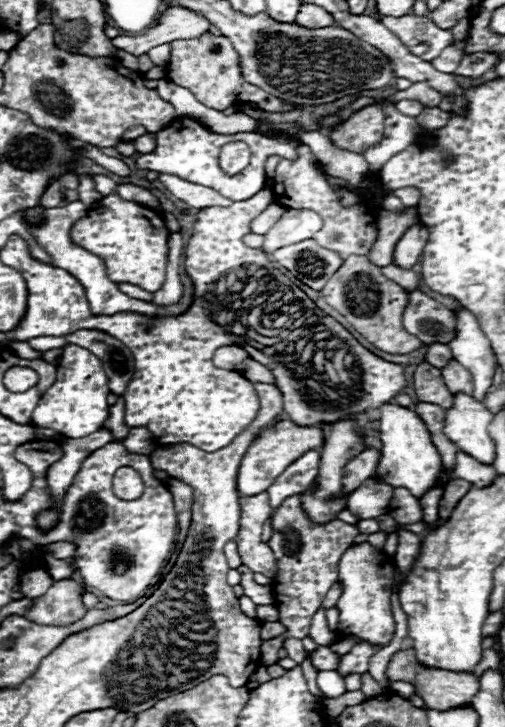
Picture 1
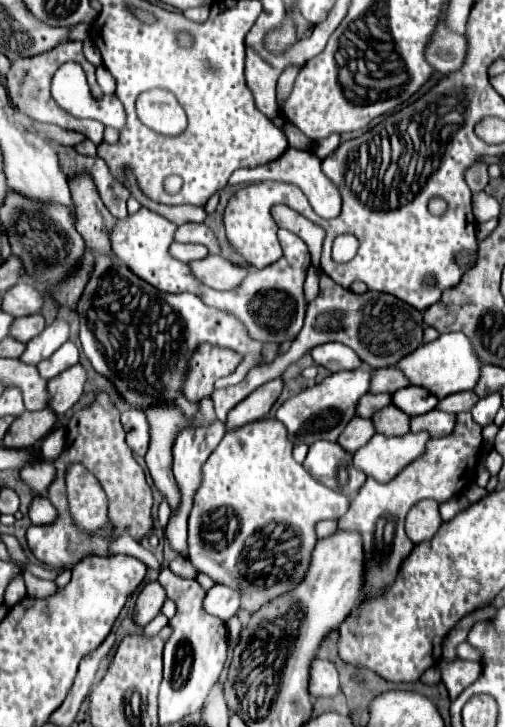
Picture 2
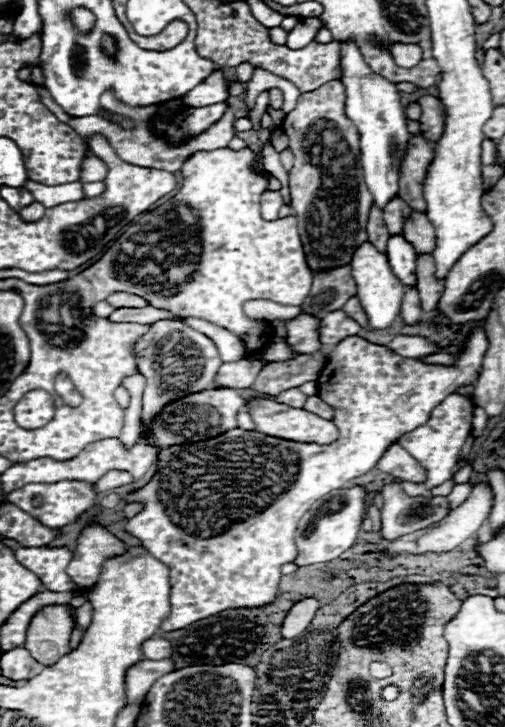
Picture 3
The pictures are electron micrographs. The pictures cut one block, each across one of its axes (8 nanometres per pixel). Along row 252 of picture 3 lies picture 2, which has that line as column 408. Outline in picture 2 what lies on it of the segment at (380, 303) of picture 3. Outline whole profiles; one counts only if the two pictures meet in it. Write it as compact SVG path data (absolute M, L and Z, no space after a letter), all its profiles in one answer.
M462 332L442 334L434 342L422 344L414 354L408 354L406 358L402 358L402 362L398 362L396 368L402 370L402 374L406 374L412 386L426 388L436 398L446 398L448 394L454 394L454 392L472 390L480 376L480 362L472 352L470 340Z

